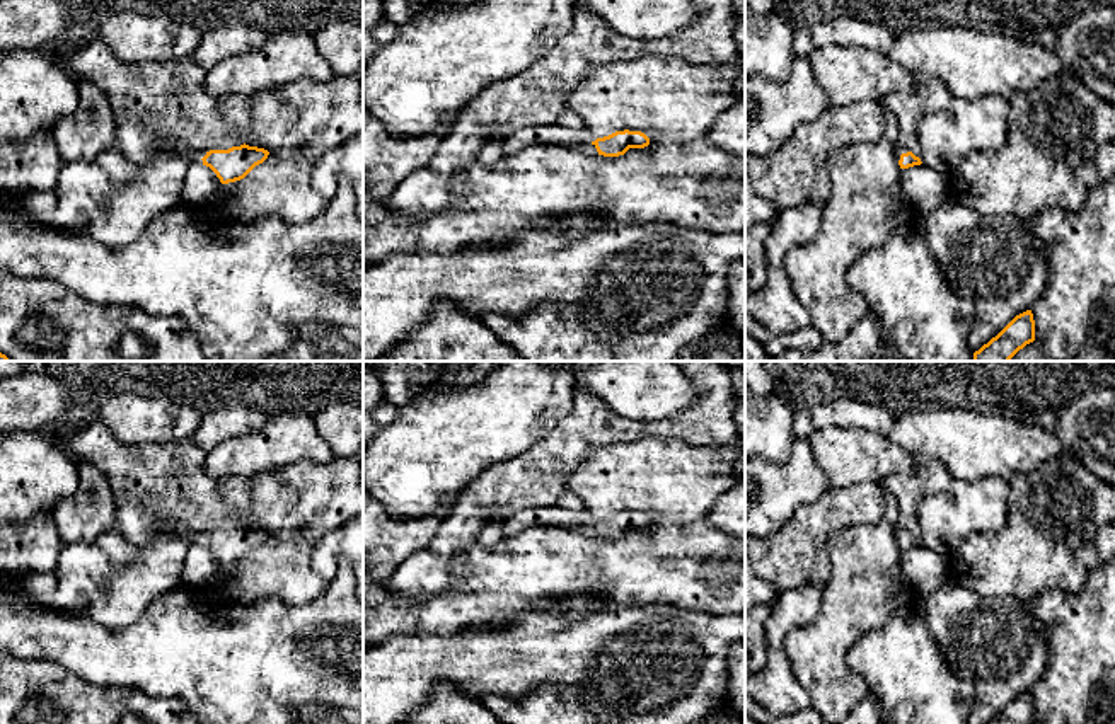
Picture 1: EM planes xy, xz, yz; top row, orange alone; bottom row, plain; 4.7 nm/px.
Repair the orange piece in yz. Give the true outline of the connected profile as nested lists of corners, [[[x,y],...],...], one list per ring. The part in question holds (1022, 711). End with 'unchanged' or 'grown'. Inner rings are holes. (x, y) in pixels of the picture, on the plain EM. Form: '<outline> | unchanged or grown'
[[[1031,692],[1016,697],[996,719],[989,724],[1033,724],[1035,702]]] | unchanged

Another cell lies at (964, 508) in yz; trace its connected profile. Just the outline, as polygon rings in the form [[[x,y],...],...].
[[[1002,477],[951,479],[948,487],[917,504],[922,547],[936,552],[951,571],[962,543],[975,533],[997,533],[1008,523],[1009,482]]]

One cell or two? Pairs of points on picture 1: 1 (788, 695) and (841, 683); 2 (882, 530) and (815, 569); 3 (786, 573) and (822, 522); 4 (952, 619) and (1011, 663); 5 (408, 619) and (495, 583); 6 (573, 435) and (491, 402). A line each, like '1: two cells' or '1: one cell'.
1: two cells
2: two cells
3: one cell
4: one cell
5: one cell
6: two cells

